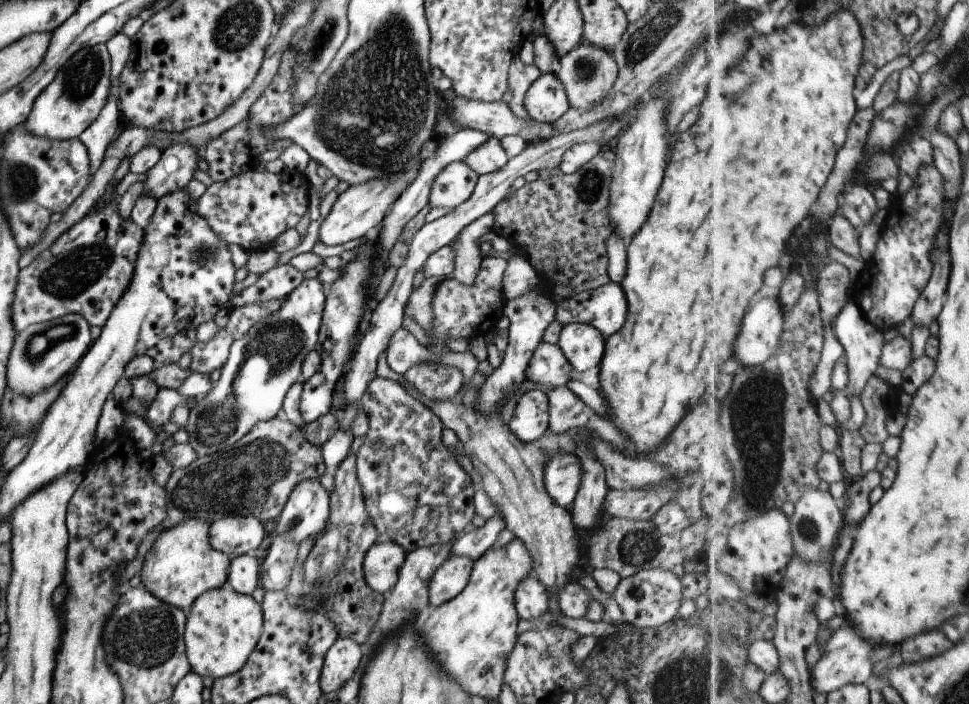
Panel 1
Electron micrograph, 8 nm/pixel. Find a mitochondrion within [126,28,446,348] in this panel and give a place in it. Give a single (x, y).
(206, 251)

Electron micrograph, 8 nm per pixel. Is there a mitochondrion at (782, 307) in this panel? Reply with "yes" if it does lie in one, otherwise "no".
no

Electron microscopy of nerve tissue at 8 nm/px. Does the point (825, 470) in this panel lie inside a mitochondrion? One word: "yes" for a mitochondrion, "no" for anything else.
no

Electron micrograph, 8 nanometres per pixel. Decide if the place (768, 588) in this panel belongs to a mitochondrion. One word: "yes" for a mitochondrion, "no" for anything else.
no

